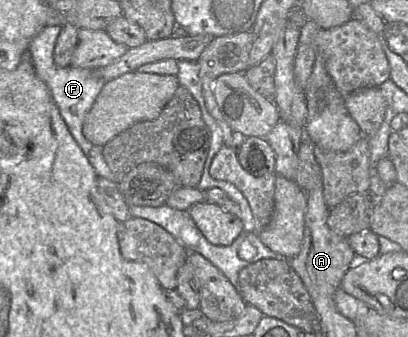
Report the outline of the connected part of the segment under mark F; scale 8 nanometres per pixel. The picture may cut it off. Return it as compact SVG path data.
M52 25L44 27L32 40L29 47L29 56L37 76L49 89L50 95L56 104L59 113L66 124L70 134L87 157L94 168L97 177L114 182L114 176L110 171L104 156L103 148L89 142L82 134L83 121L92 107L102 87L107 81L98 75L96 70L83 69L74 66L58 67L54 62L54 48L62 26Z

